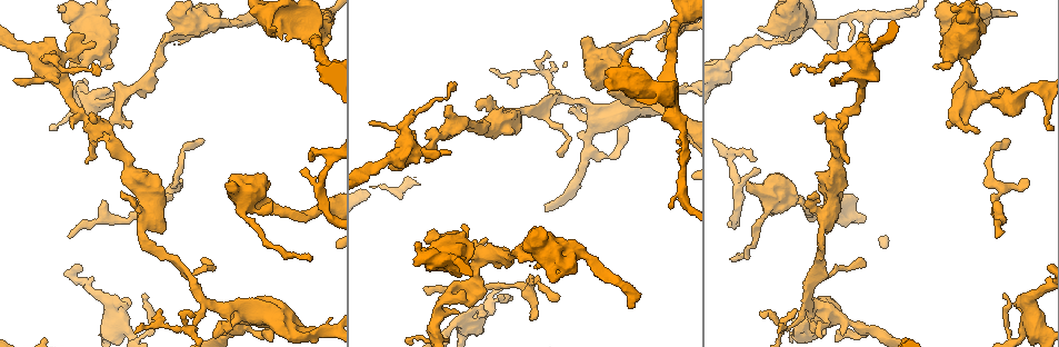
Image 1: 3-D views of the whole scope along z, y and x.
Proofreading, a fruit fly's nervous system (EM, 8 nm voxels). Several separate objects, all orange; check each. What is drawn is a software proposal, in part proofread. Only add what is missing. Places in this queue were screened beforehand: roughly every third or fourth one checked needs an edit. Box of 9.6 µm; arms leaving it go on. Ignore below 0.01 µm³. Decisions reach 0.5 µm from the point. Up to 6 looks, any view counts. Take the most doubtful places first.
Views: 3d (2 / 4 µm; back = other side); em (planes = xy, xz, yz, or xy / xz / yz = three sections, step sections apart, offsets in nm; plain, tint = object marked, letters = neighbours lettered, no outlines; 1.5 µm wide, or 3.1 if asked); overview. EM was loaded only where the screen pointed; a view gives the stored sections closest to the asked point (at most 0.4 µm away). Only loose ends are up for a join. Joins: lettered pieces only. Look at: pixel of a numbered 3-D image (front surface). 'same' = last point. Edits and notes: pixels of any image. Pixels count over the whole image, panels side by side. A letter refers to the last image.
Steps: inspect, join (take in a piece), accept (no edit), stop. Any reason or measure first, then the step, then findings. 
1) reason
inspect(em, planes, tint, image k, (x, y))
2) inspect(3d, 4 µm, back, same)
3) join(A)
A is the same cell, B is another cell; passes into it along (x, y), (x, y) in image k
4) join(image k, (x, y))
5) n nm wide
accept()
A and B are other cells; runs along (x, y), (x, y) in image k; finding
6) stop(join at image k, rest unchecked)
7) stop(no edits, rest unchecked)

tapers out
inspect(3d, 2 µm, image 1, (996, 236))

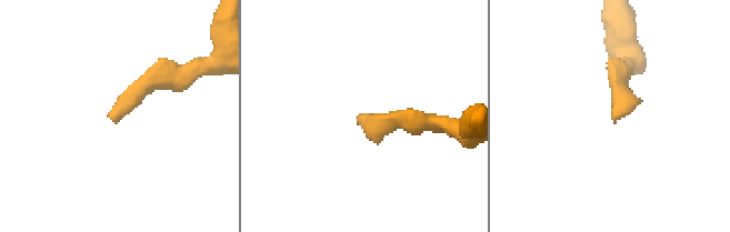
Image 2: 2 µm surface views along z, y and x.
shape alone is not enough
inspect(em, planes, letters, image 2, (356, 118))

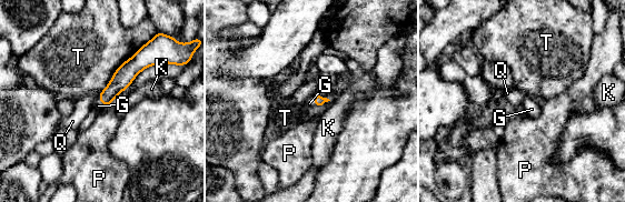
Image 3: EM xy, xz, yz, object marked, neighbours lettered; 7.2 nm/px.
join(G)
G is the same cell, K, P, Q and T are other cells; the neuron continues

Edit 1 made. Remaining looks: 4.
free end
inspect(em, planes, letters, image 1, (537, 267))

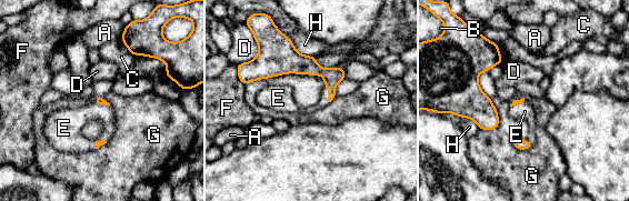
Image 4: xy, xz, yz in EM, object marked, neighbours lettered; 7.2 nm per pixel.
join(E)
E is the same cell, A, B, C, D, F, G and H are other cells; the neuron continues

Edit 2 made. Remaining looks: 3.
see it whole again
inspect(overview)

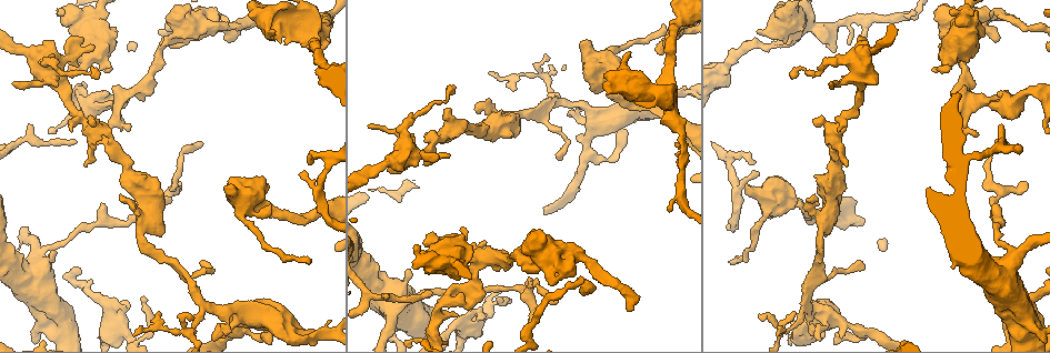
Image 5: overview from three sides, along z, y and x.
branch stops here
inspect(3d, 2 µm, image 5, (628, 309))

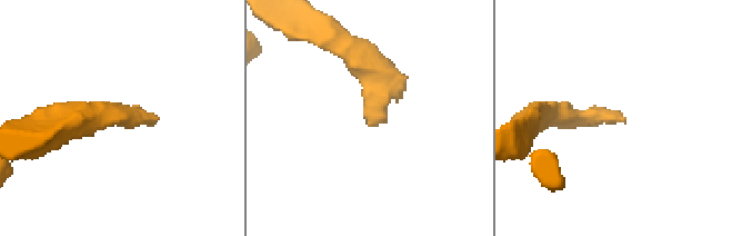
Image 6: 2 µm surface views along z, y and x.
shape alone is not enough
inspect(em, planes, letters, image 6, (368, 125))

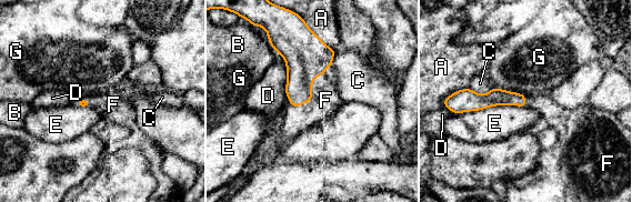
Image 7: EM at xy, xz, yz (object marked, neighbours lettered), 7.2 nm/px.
join(F)
F is the same cell, A, B, C, D, E and G are other cells; the neuron continues

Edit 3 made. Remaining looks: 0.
stop(join at image 3, join at image 4, join at image 7, rest unchecked)

